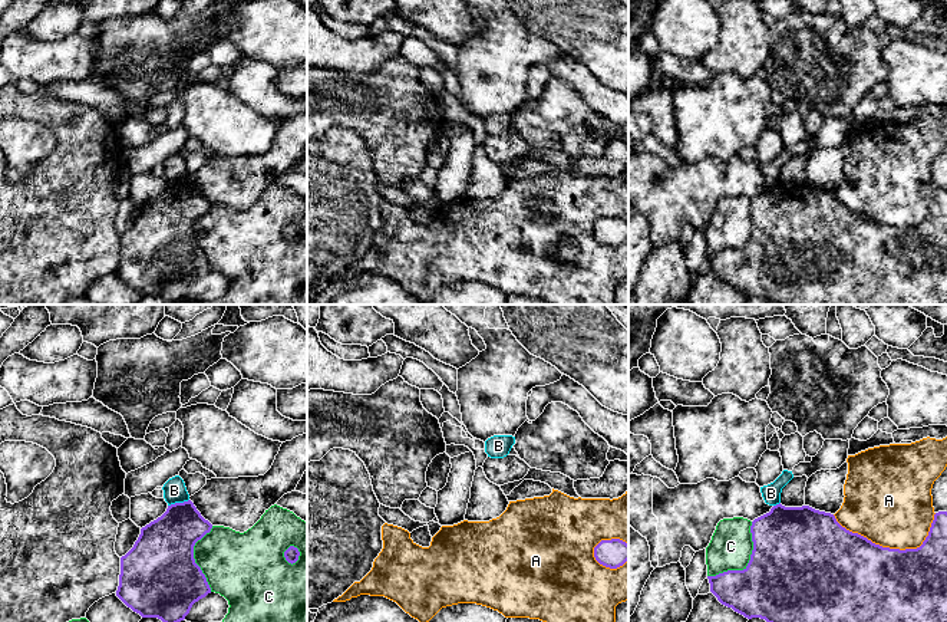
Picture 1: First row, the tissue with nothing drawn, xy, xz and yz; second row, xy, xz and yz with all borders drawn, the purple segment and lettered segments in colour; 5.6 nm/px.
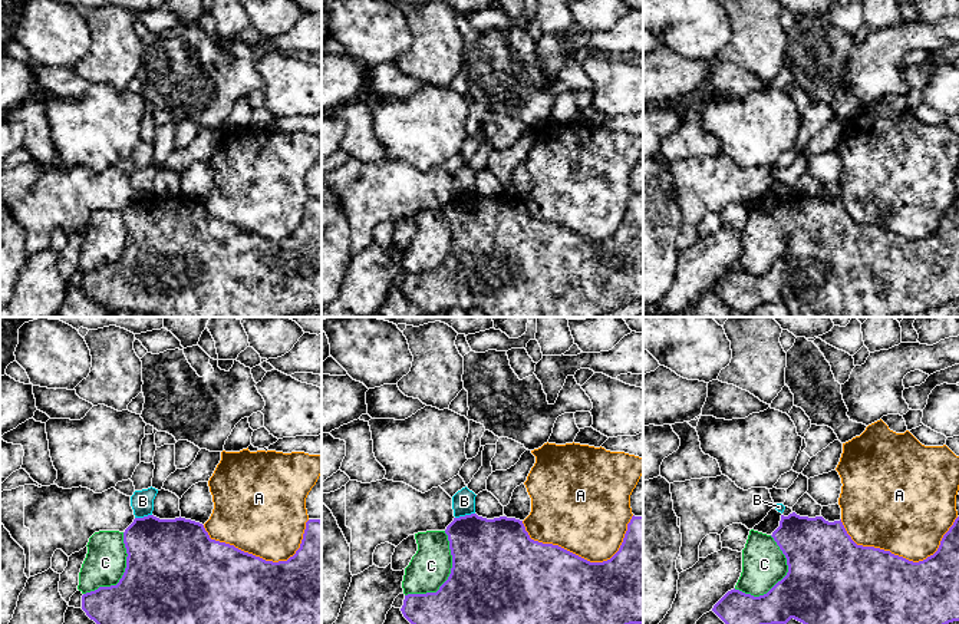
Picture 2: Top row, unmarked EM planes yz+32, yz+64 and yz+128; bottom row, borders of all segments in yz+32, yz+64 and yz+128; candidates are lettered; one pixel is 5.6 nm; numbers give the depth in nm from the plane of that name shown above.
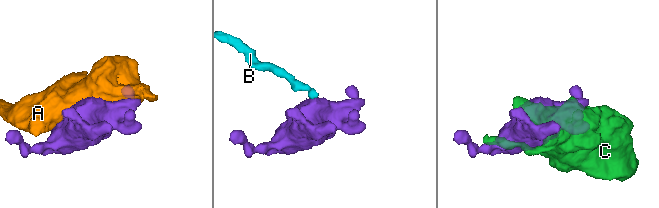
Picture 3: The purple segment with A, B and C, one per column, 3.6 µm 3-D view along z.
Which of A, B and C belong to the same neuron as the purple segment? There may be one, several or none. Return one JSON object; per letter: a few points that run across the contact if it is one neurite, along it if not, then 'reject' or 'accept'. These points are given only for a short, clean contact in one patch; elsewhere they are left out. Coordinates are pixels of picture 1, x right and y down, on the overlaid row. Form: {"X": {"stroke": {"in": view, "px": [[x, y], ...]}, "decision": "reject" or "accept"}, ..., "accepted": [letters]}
{"A": {"decision": "reject"}, "B": {"stroke": {"in": "xy", "px": [[188, 499], [168, 506]]}, "decision": "reject"}, "C": {"decision": "reject"}, "accepted": []}

